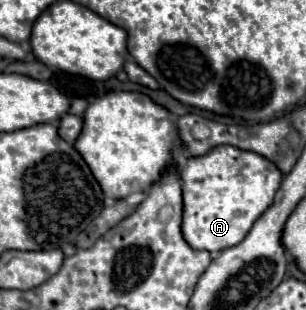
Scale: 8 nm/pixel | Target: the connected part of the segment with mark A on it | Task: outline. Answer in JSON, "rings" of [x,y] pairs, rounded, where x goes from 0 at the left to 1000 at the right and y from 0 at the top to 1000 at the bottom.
{"rings":[[[712,471],[686,497],[621,510],[595,548],[601,703],[595,755],[634,806],[719,813],[784,787],[824,723],[889,665],[922,555],[895,523],[765,471]]]}

